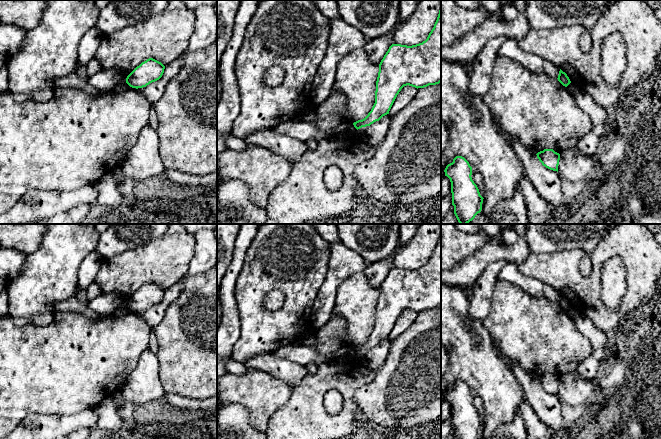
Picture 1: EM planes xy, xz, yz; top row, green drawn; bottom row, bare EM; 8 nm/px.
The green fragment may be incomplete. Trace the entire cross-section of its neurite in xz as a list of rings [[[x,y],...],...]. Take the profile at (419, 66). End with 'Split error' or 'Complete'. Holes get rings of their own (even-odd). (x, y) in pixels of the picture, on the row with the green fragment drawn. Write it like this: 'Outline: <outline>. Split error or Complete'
Outline: [[[441,8],[433,29],[427,39],[422,43],[407,46],[401,44],[392,44],[379,64],[379,72],[376,81],[375,103],[368,113],[362,119],[353,123],[358,130],[362,127],[370,126],[379,121],[383,116],[389,114],[389,111],[404,86],[415,88],[424,88],[429,85],[436,85],[441,82]]]. Complete

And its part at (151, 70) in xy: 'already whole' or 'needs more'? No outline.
already whole

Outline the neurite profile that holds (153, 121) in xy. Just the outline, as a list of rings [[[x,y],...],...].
[[[154,107],[151,108],[149,112],[149,120],[148,120],[148,126],[150,126],[153,129],[157,129],[159,124],[157,113],[154,109]]]

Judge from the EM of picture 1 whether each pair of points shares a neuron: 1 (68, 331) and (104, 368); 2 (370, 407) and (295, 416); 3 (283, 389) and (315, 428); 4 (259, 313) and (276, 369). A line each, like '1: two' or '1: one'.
1: one
2: two
3: two
4: two

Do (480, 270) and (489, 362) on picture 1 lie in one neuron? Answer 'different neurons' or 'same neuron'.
same neuron

